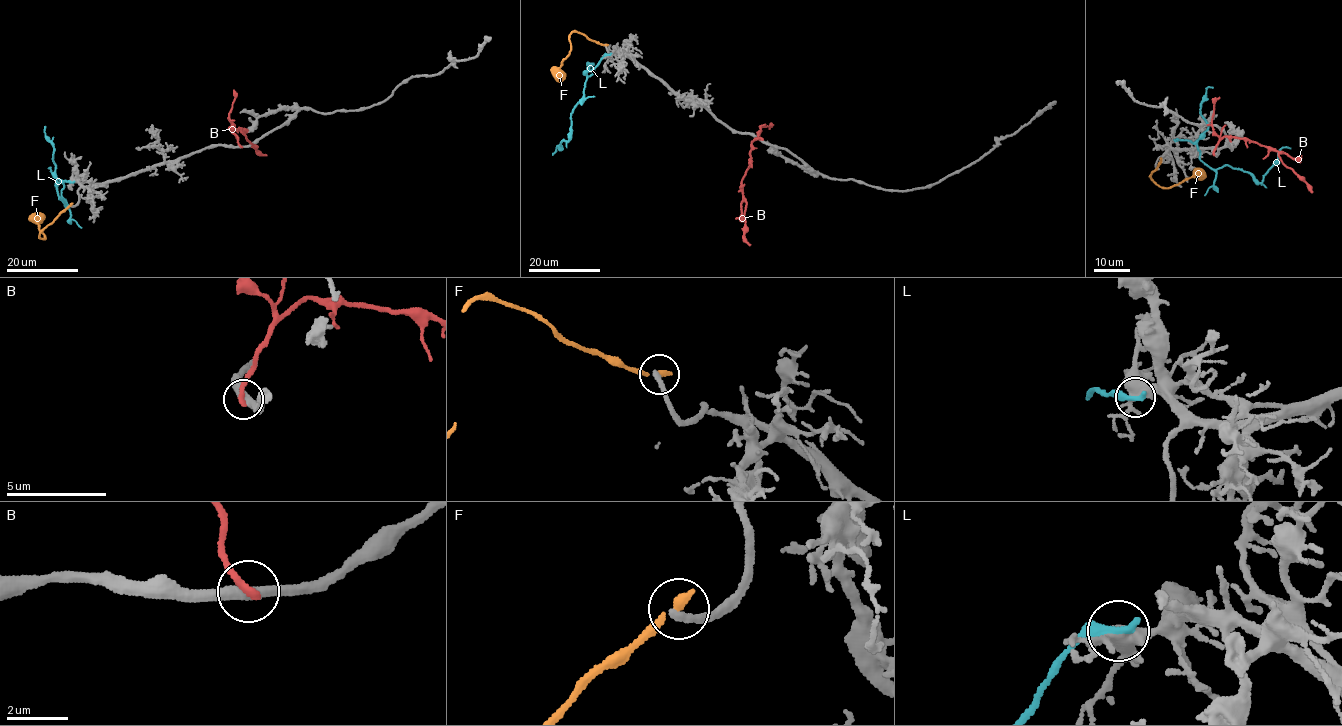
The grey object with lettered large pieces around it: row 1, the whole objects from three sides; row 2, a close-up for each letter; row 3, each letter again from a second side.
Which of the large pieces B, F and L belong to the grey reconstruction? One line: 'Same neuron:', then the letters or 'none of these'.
Same neuron: none of these

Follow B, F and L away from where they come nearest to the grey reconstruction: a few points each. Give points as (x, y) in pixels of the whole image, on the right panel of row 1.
B: (1213, 154), (1215, 147), (1225, 137), (1248, 139), (1269, 146), (1277, 150), (1281, 160), (1292, 168), (1312, 192)
F: (1161, 160), (1150, 176), (1160, 187), (1180, 184), (1192, 176), (1203, 178), (1205, 175)
L: (1175, 140), (1195, 144), (1199, 157), (1210, 168), (1227, 165), (1242, 169), (1260, 182), (1279, 151), (1290, 148)

